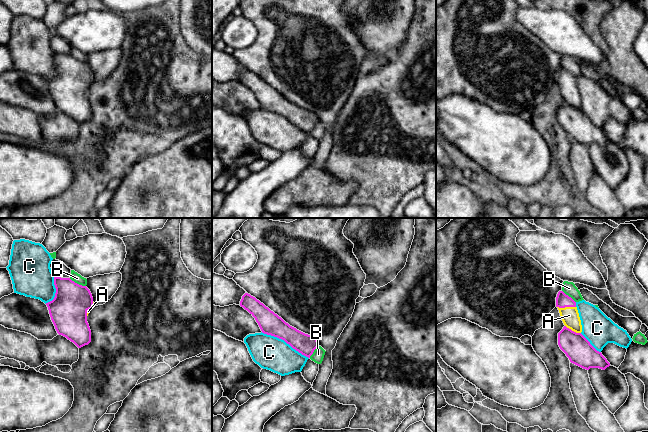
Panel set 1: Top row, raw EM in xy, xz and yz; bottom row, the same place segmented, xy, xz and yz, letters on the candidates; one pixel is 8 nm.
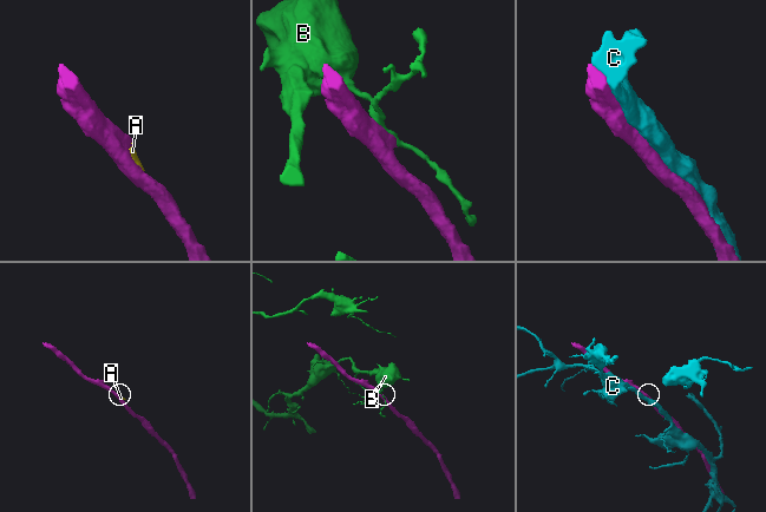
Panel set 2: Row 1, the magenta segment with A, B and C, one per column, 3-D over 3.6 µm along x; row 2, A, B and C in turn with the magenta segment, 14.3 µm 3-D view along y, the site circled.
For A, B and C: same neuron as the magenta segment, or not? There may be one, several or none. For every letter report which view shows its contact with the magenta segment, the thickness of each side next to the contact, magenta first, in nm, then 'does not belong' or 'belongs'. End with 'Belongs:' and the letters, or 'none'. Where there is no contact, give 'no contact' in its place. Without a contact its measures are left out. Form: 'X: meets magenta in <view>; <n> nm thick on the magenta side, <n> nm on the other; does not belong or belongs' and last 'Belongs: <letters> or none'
A: meets magenta in yz; 110 nm thick on the magenta side, 140 nm on the other; belongs
B: meets magenta in xy; 300 nm thick on the magenta side, 80 nm on the other; does not belong
C: meets magenta in xz; 180 nm thick on the magenta side, 260 nm on the other; does not belong
Belongs: A

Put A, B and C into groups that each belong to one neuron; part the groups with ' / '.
A / B / C

